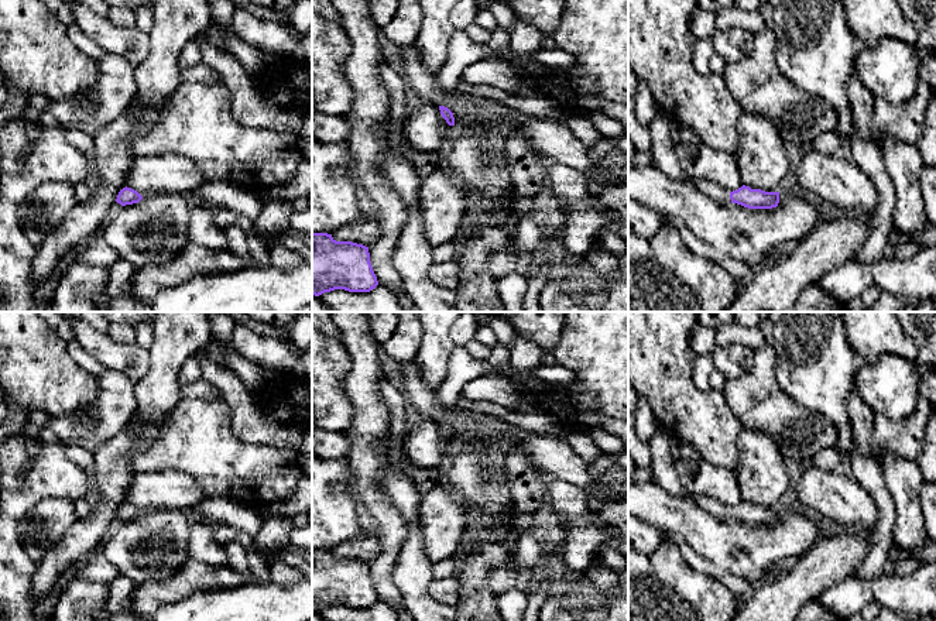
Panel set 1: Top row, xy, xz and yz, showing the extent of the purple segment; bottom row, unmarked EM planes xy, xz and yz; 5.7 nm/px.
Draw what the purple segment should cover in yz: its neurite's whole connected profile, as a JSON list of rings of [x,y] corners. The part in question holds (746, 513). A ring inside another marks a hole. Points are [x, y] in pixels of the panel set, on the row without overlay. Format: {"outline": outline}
{"outline": [[[743,501],[737,507],[730,508],[730,515],[731,519],[737,519],[748,525],[772,525],[779,519],[779,508],[765,508]]]}

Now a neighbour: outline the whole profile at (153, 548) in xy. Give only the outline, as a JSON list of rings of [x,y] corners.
[[[181,510],[147,511],[138,519],[121,522],[102,543],[100,553],[137,586],[169,579],[189,559],[191,525],[191,519]]]

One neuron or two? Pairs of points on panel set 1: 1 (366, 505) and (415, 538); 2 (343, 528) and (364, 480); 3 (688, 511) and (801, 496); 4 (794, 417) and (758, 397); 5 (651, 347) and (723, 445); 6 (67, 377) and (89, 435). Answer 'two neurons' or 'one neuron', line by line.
1: two neurons
2: two neurons
3: two neurons
4: one neuron
5: one neuron
6: two neurons

